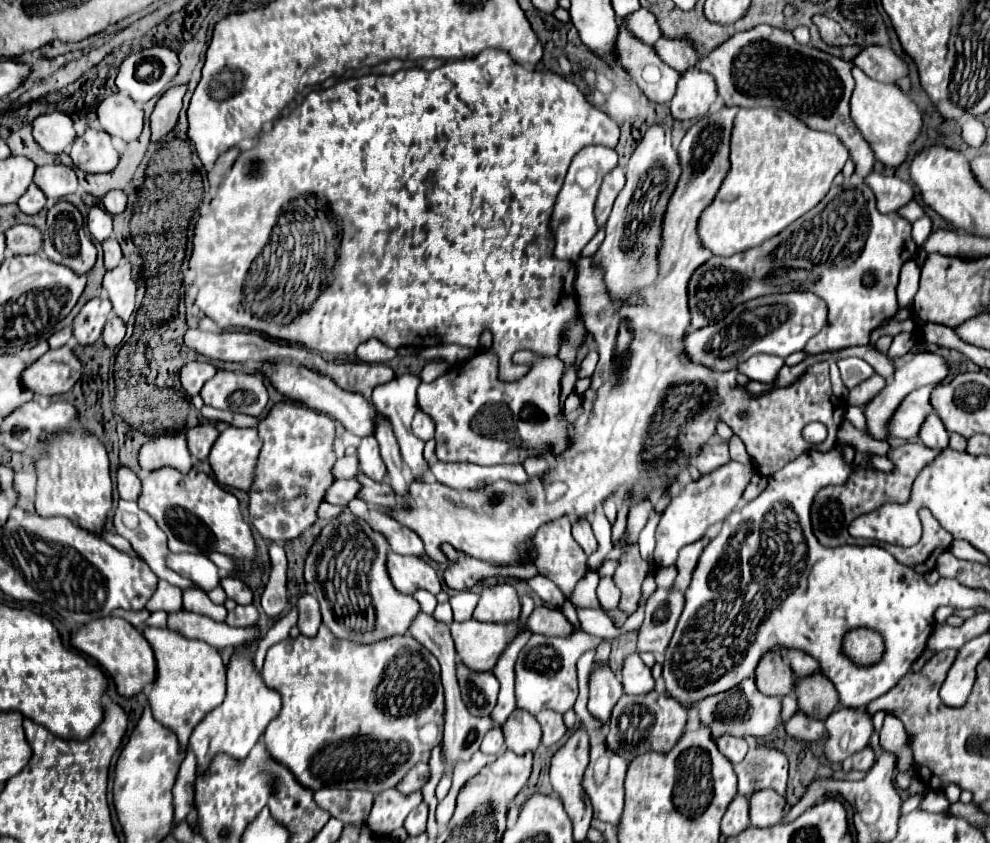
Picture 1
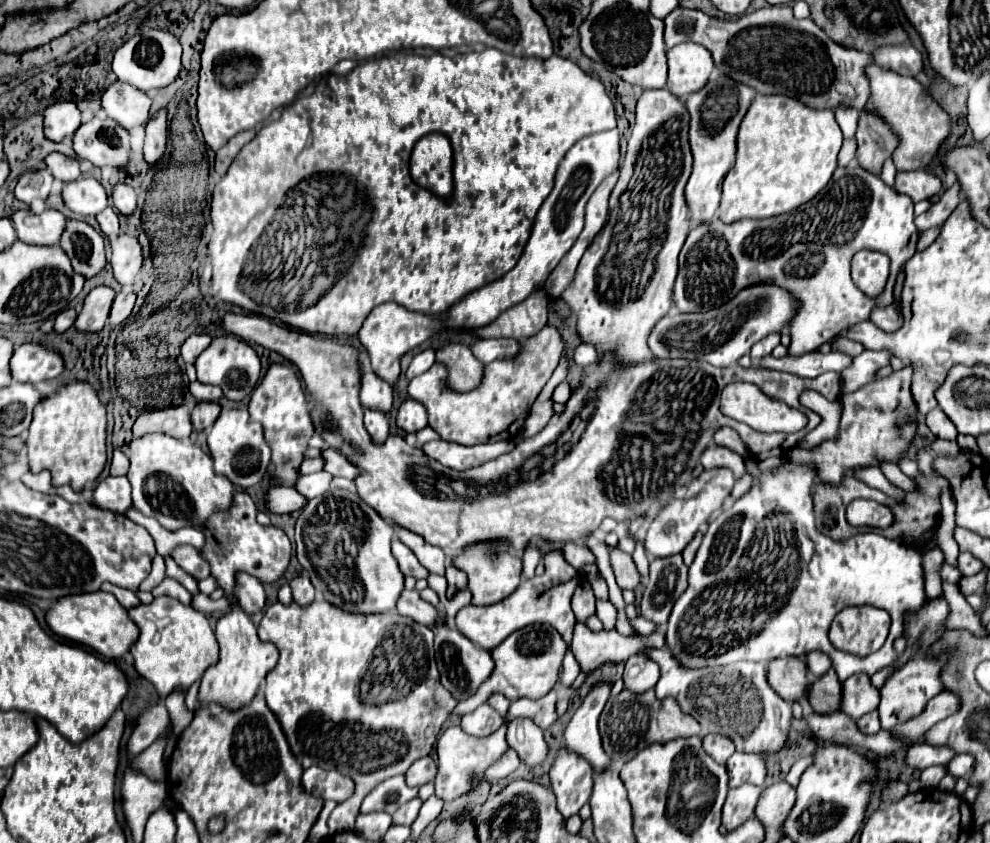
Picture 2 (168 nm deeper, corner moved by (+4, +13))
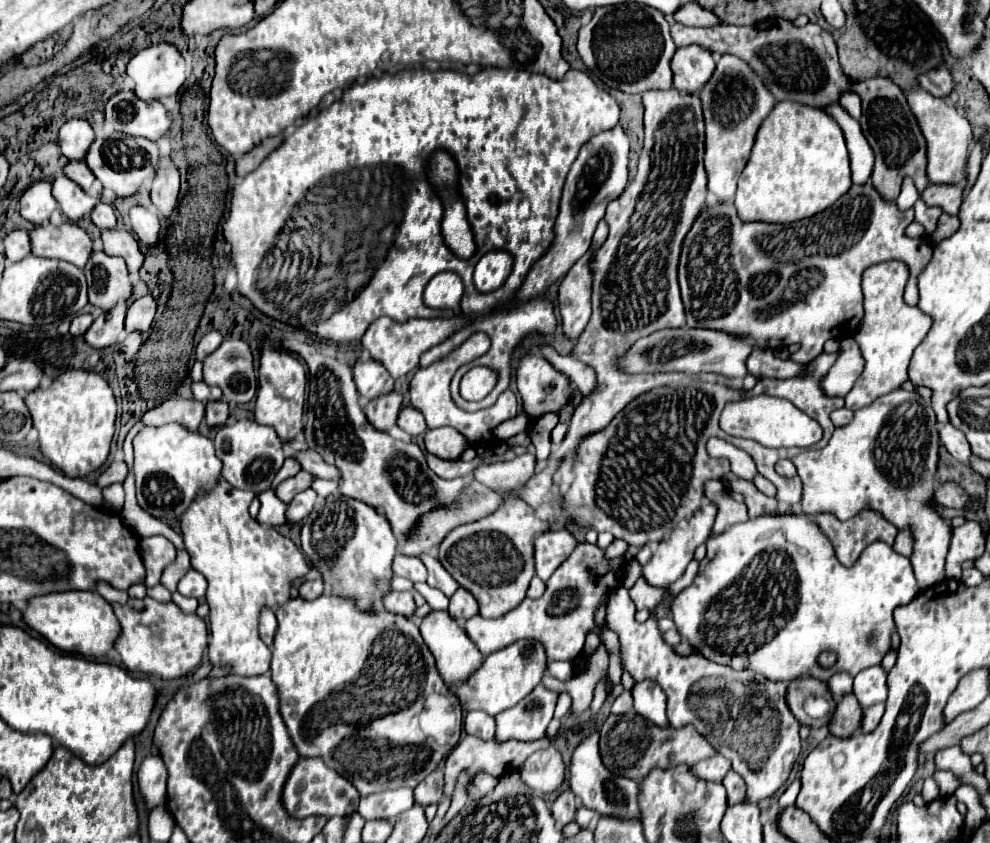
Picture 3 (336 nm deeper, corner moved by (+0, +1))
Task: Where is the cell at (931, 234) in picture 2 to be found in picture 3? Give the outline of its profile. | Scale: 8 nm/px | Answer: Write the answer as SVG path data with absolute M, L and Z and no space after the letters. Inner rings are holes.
M941 214L935 232L929 236L931 246L935 248L937 242L941 242L941 238L949 238L951 234L955 234L955 230L959 228L959 218L957 216L949 216L949 214Z

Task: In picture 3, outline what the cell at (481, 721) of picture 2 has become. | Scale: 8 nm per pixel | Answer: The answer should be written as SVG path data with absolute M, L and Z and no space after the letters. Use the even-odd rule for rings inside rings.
M469 712L465 716L465 732L483 740L493 740L495 734L495 718L485 712Z

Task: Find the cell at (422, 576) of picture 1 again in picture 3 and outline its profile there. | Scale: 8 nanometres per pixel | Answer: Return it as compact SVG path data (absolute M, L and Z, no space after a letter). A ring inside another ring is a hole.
M397 554L393 560L393 572L397 576L409 578L411 582L425 582L427 580L427 568L423 566L423 562L415 556L403 556Z

